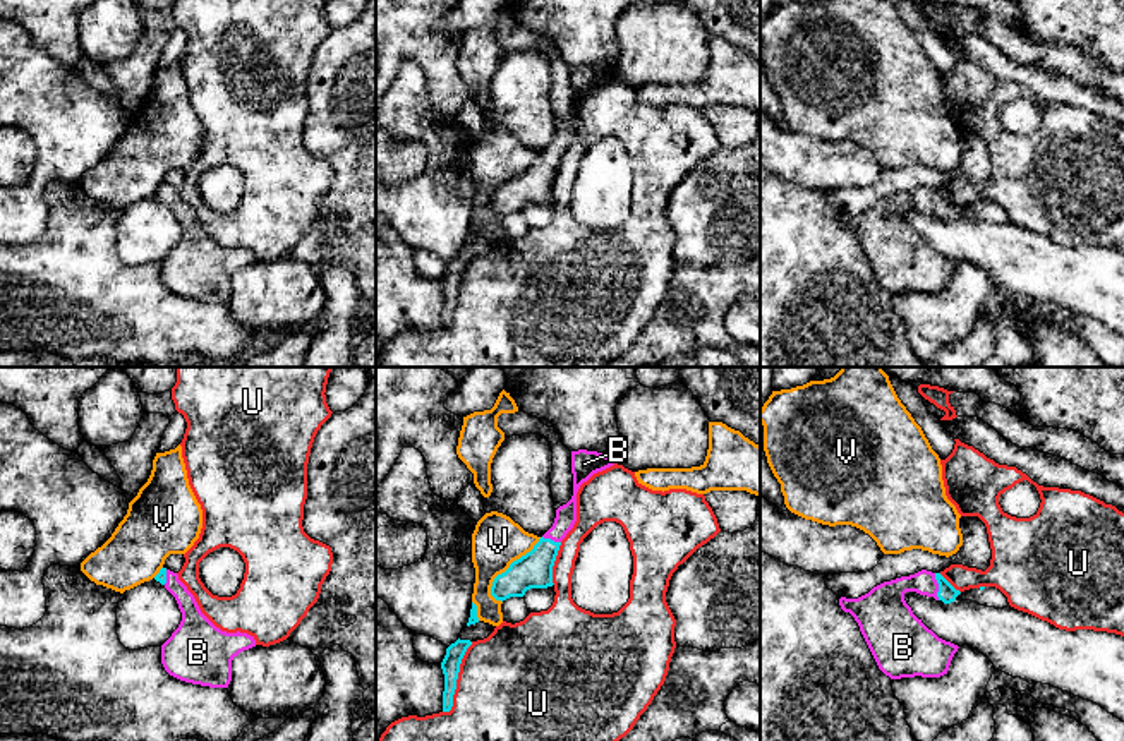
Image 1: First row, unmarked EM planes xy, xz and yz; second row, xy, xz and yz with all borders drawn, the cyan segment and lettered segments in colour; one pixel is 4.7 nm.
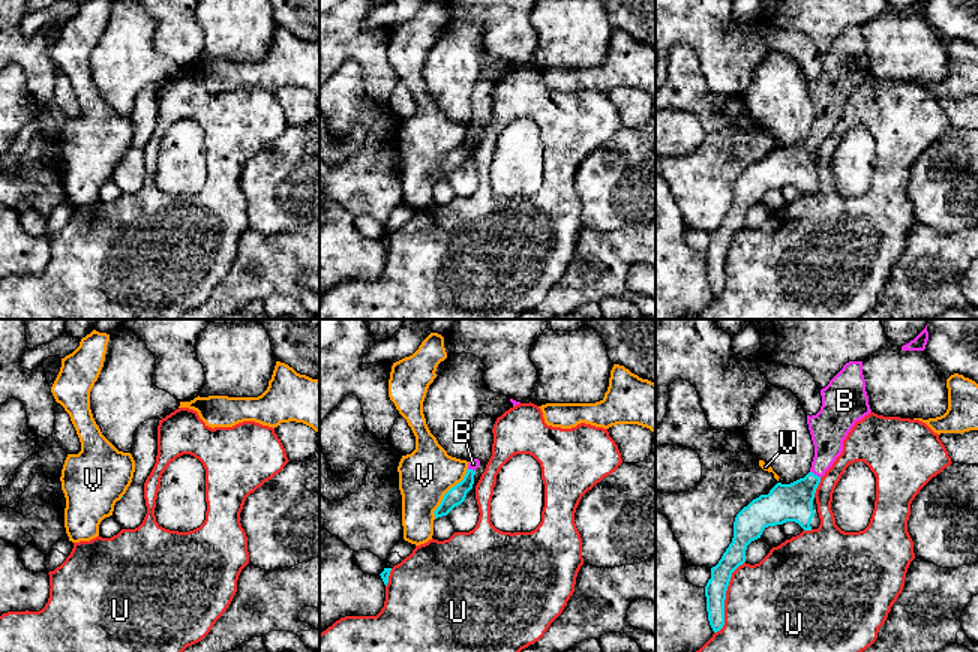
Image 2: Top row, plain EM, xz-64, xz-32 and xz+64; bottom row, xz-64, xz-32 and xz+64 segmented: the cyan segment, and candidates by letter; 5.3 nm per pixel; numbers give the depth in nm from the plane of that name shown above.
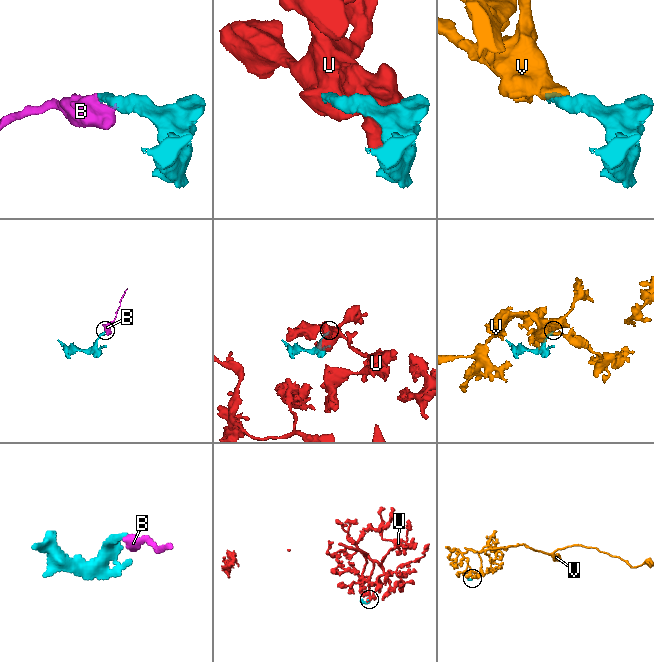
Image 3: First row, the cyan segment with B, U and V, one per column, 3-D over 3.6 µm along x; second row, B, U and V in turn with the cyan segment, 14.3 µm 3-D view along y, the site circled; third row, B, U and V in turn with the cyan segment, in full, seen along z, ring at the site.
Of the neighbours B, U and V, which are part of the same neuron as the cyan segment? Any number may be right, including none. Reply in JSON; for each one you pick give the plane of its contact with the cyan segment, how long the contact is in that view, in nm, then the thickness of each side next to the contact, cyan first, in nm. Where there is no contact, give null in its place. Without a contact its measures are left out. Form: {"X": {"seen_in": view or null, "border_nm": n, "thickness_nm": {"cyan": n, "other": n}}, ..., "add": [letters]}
{"B": {"seen_in": "yz", "border_nm": 130, "thickness_nm": {"cyan": 90, "other": 170}}, "add": ["B"]}

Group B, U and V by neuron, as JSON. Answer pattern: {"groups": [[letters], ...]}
{"groups": [["B"], ["U"], ["V"]]}

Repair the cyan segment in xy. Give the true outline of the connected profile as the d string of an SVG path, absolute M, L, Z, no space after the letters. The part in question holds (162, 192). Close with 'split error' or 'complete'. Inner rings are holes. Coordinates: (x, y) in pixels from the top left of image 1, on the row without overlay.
M161 184L154 192L177 216L182 237L161 261L165 286L185 298L228 304L232 276L244 266L256 262L247 249L227 249L216 244L199 225L194 211L178 190Z | split error

